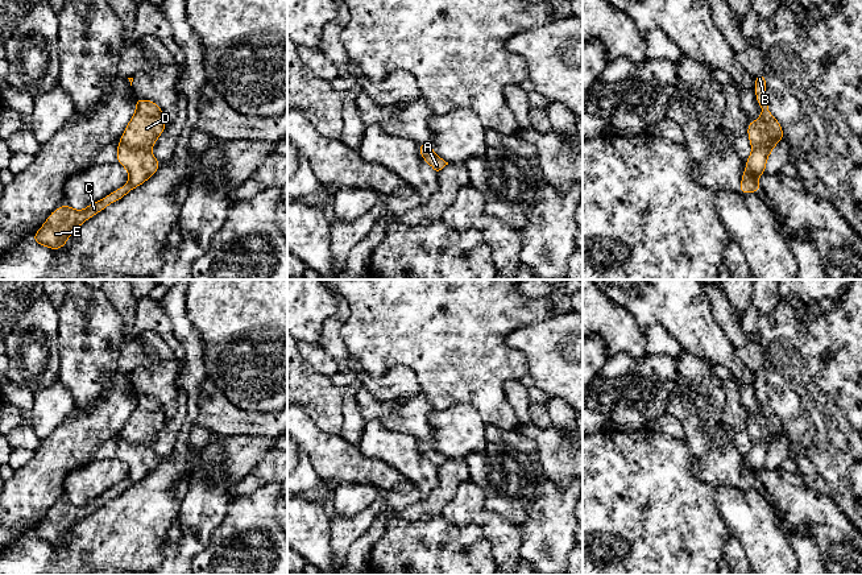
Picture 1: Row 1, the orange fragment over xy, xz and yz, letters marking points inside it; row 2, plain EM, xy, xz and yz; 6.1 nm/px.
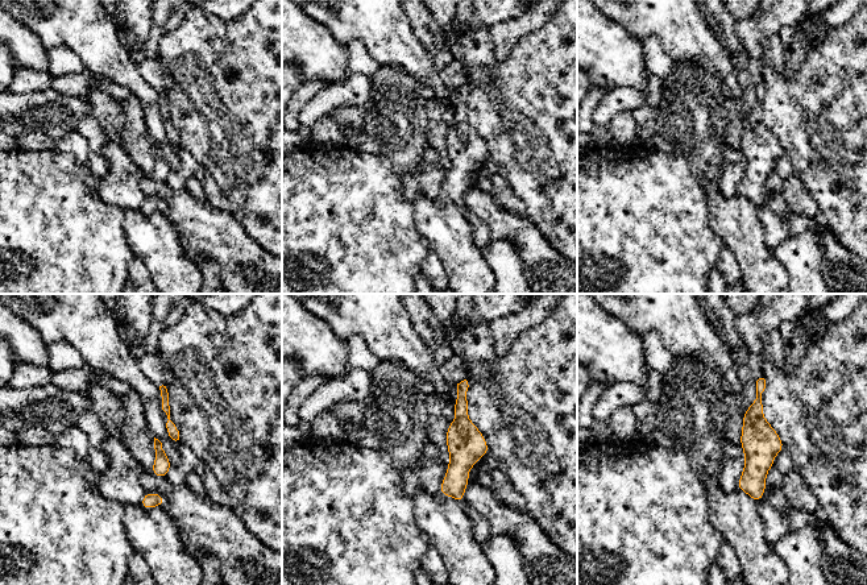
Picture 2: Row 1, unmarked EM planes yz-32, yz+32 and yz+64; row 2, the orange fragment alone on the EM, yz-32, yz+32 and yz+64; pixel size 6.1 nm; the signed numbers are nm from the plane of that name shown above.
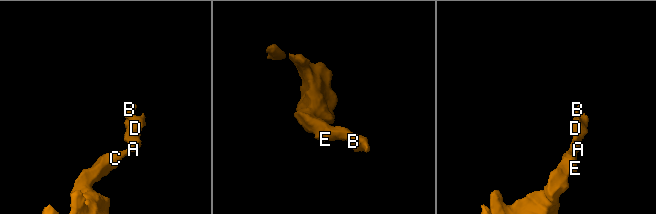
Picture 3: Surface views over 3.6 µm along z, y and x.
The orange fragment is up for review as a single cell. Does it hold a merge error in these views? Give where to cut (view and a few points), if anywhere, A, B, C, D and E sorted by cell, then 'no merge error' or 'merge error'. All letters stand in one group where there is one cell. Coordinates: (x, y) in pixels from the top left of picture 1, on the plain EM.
cut none; groups A B C D E; no merge error

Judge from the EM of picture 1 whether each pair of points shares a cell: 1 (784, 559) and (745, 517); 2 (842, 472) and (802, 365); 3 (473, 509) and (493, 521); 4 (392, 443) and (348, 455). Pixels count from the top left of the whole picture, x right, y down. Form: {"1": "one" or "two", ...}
{"1": "one", "2": "one", "3": "two", "4": "two"}

